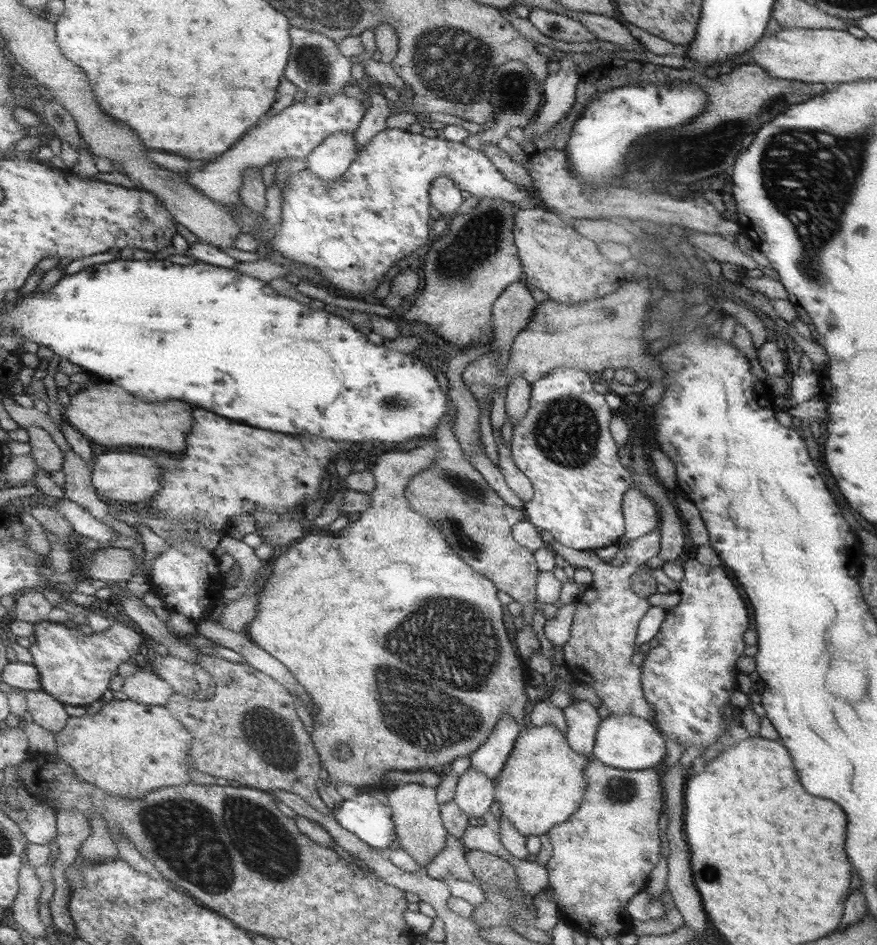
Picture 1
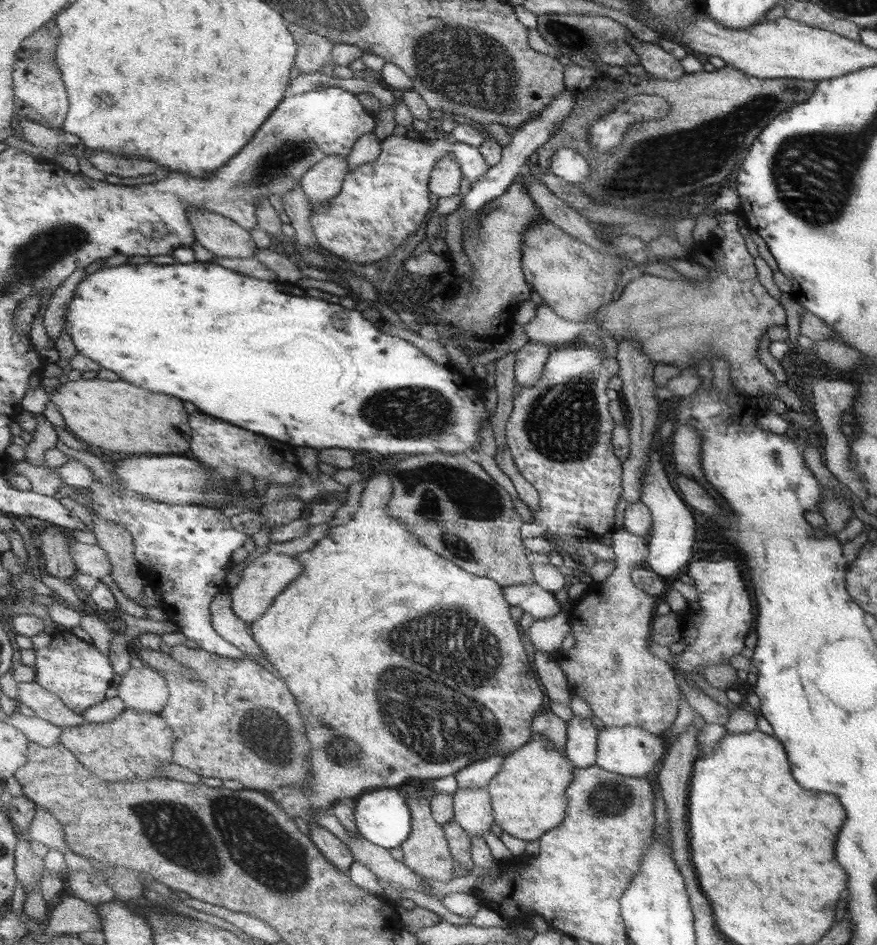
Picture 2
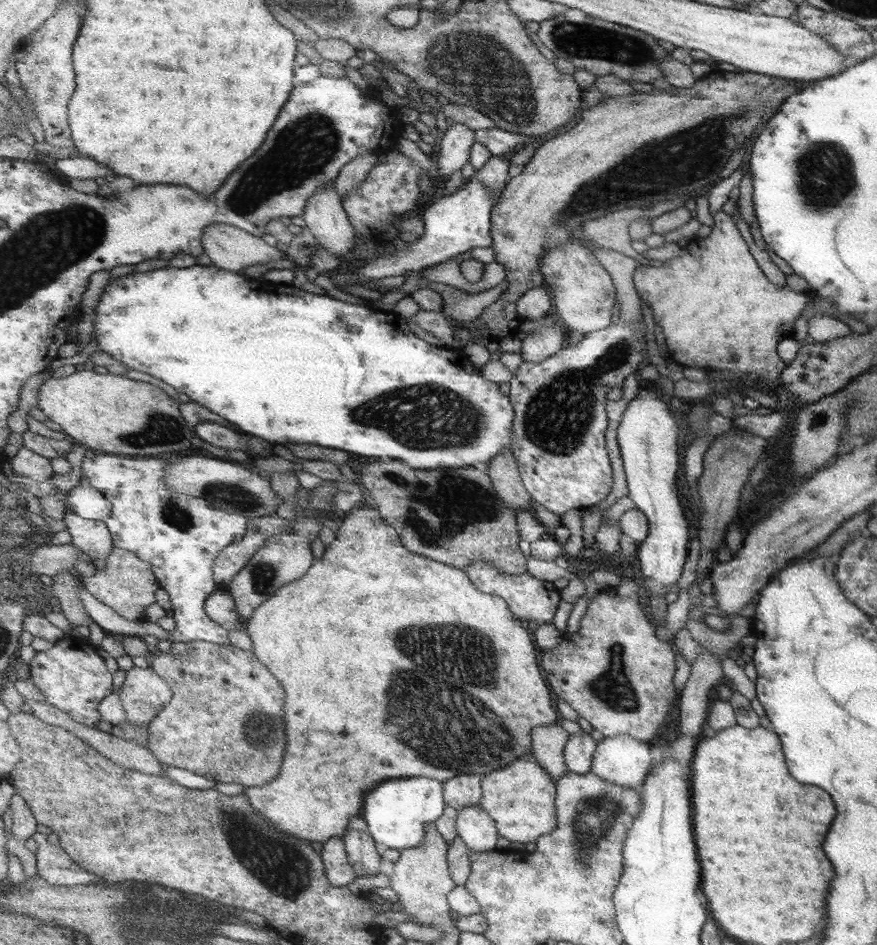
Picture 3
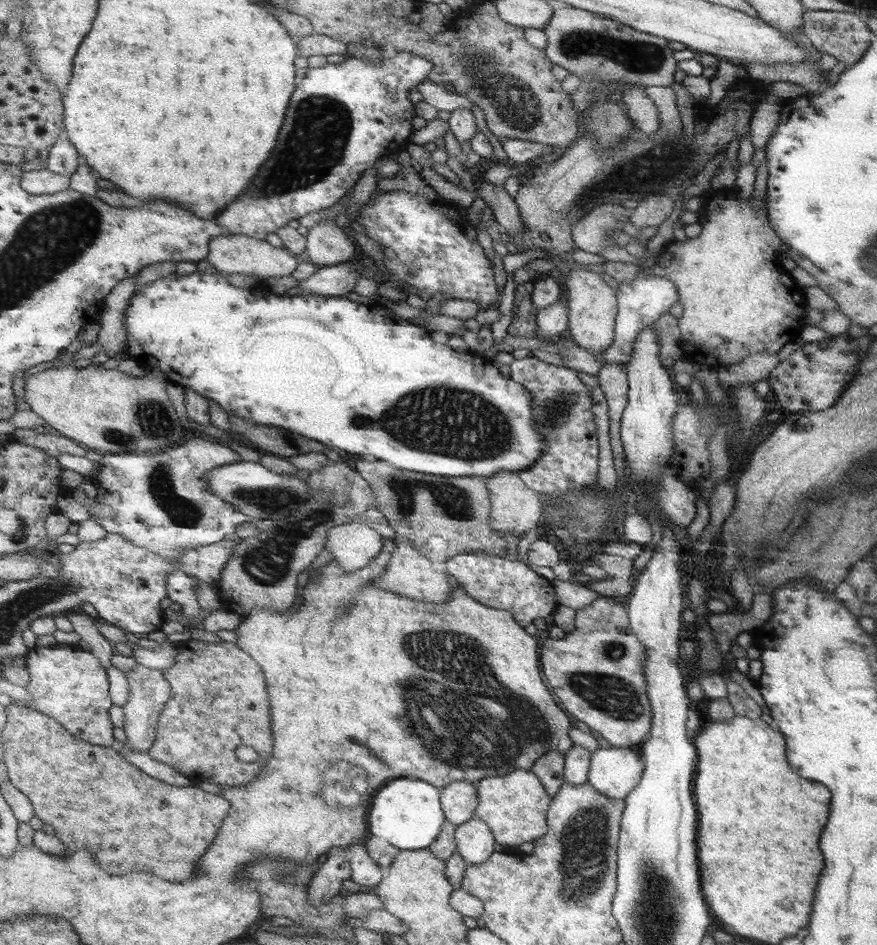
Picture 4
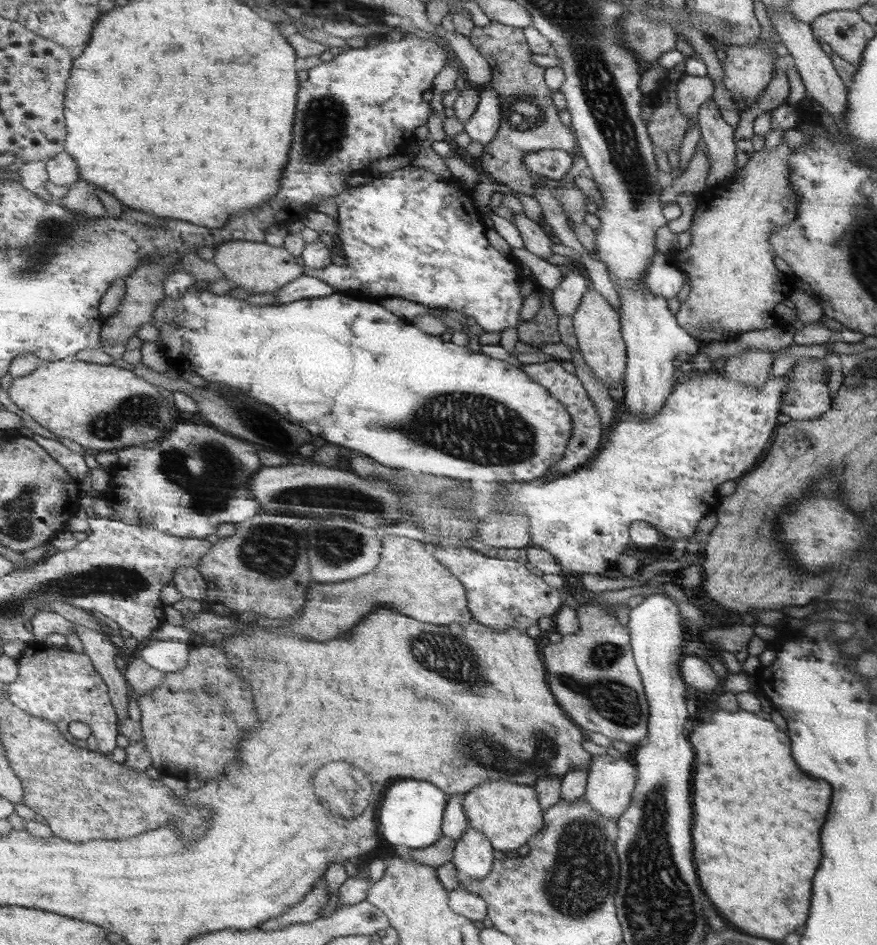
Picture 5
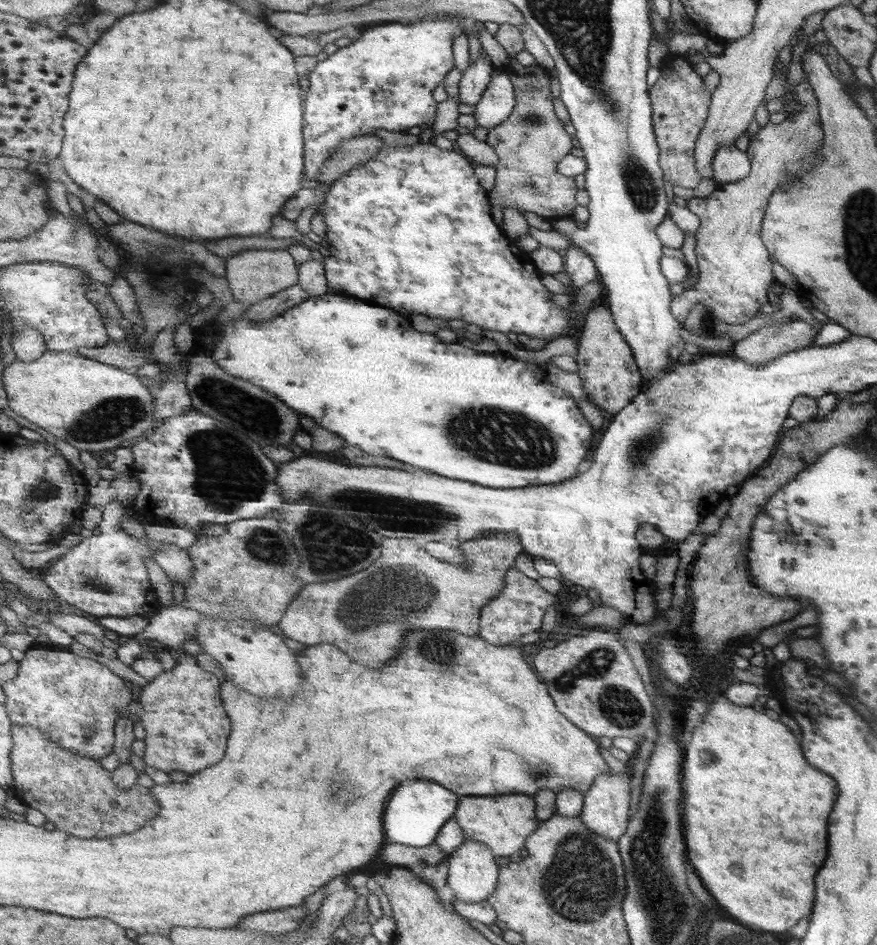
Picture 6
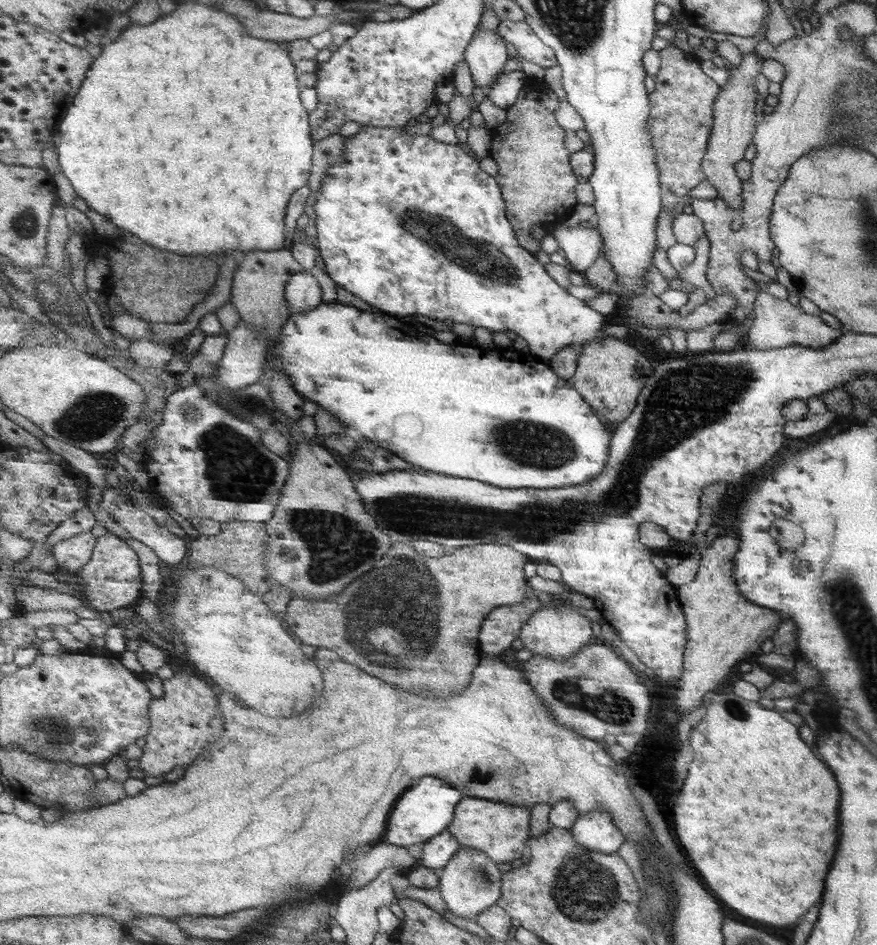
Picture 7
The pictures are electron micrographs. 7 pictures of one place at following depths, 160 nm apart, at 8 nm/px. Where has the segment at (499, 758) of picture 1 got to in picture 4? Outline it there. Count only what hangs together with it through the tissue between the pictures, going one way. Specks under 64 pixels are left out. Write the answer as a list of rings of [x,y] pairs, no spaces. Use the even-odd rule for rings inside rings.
[[[455,781],[444,788],[442,807],[446,817],[453,821],[453,824],[465,824],[476,816],[480,803],[479,785],[480,781]]]

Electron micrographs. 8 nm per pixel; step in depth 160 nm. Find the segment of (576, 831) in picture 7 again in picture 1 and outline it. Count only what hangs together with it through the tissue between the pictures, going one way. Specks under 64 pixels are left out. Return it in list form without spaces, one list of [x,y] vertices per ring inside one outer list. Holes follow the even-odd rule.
[[[608,715],[597,725],[591,756],[613,768],[653,769],[665,756],[665,742],[659,736],[659,732],[644,718],[633,715]]]

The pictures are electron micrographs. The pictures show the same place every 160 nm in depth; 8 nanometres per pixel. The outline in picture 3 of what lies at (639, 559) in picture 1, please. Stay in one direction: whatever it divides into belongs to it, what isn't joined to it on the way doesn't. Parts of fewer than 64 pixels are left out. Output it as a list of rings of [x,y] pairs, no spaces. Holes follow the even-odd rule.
[[[622,577],[617,586],[599,590],[587,602],[577,632],[566,638],[569,646],[565,648],[565,666],[541,666],[545,669],[546,679],[555,696],[567,702],[604,737],[629,735],[637,740],[648,741],[657,734],[677,698],[675,686],[671,684],[675,653],[667,642],[659,642],[653,636],[653,626],[649,624],[641,603],[637,586],[627,577]]]

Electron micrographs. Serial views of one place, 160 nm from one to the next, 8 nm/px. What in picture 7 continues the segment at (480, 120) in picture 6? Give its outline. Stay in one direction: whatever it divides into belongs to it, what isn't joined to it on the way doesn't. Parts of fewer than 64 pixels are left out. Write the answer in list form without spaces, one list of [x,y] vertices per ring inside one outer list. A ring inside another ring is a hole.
[[[522,68],[510,73],[501,73],[487,92],[495,106],[507,110],[511,108],[521,94],[521,89],[531,77],[525,75]]]

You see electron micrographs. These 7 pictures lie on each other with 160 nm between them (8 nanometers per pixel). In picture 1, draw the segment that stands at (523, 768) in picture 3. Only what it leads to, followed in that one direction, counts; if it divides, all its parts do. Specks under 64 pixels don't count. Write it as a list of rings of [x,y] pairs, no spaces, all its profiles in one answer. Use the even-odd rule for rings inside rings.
[[[532,725],[523,728],[497,781],[496,796],[501,812],[511,819],[523,836],[546,835],[552,826],[564,823],[583,802],[584,790],[588,786],[584,768],[591,759],[591,754],[582,755],[569,748],[564,733],[556,726]]]

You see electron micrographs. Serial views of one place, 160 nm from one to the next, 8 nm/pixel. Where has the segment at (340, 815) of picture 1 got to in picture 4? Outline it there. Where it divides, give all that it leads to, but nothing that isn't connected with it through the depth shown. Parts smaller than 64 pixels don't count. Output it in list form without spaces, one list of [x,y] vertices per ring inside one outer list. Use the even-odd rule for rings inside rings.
[[[410,778],[393,780],[377,794],[377,800],[373,800],[373,808],[369,813],[370,834],[384,838],[400,851],[431,848],[448,819],[442,807],[443,791],[429,781]]]

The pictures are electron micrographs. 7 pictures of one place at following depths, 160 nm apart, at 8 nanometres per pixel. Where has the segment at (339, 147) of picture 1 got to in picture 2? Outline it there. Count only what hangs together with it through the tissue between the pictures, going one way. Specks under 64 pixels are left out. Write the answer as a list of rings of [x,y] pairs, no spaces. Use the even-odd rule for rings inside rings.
[[[327,156],[304,174],[301,184],[313,206],[320,207],[342,191],[349,173],[349,162],[345,156]]]

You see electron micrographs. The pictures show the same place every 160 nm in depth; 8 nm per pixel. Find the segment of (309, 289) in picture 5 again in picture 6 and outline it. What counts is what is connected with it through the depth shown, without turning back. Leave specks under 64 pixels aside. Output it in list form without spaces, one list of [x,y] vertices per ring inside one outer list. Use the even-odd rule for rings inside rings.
[[[293,285],[291,288],[286,288],[284,291],[249,307],[243,317],[260,323],[283,314],[309,297],[308,292],[301,285]]]

